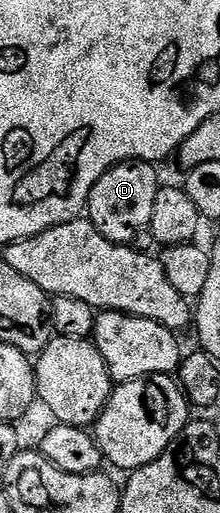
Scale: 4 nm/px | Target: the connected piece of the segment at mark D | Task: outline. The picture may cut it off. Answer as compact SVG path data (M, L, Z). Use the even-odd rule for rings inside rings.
M123 161L110 167L110 171L94 183L86 217L94 223L94 227L98 227L98 231L102 231L102 235L106 235L106 239L132 243L140 232L148 229L154 215L154 199L158 199L158 191L162 188L156 169L157 166L150 161Z

